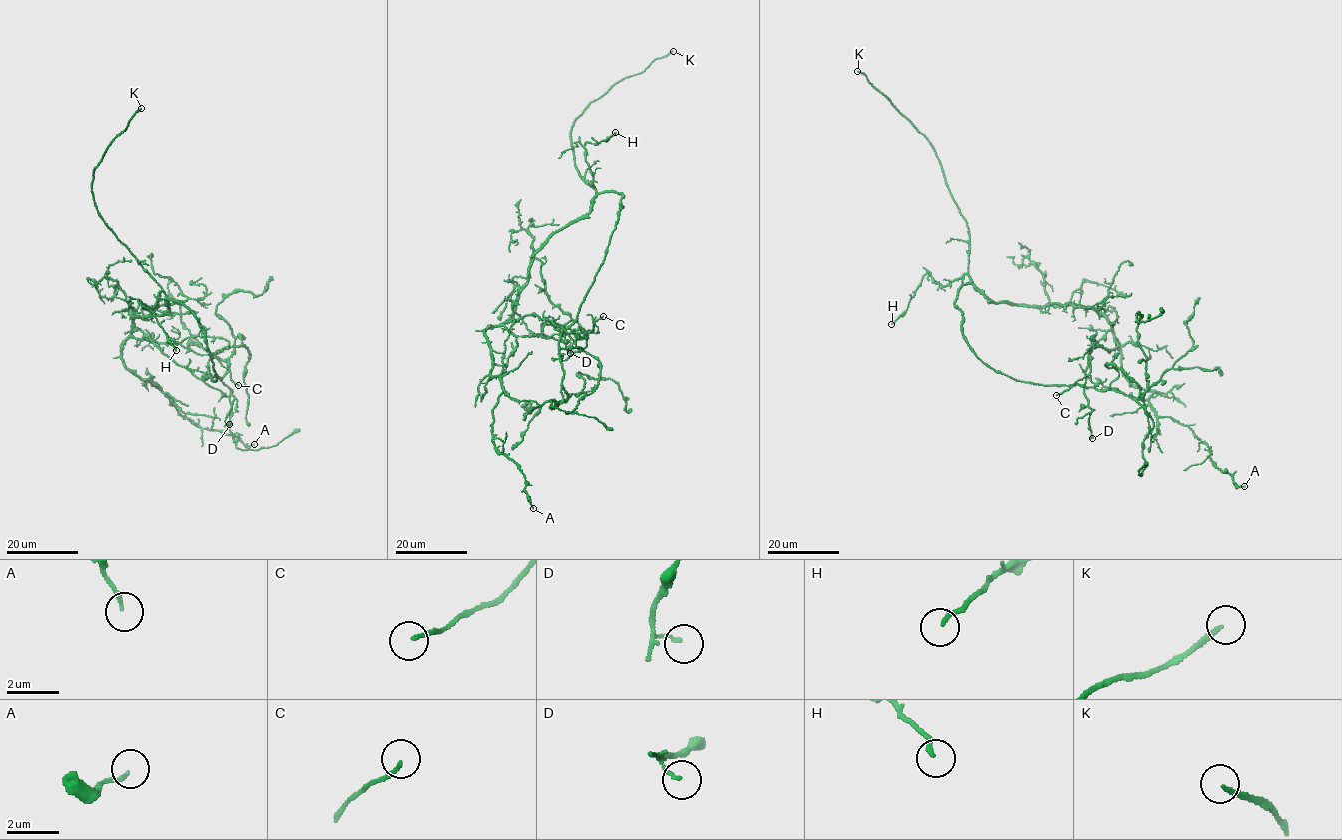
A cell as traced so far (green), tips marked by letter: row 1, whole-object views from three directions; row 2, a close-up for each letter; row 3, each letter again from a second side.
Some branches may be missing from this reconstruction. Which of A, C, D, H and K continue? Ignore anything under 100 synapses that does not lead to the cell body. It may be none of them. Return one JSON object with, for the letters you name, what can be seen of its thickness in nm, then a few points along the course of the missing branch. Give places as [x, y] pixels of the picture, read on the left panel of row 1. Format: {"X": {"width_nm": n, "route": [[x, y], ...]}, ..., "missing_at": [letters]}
{"K": {"width_nm": 180, "route": [[141, 108], [144, 98], [180, 56], [179, 47], [186, 42], [193, 49], [182, 116]]}, "missing_at": ["K"]}

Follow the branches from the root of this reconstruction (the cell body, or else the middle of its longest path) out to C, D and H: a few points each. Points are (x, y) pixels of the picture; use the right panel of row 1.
C: (971, 284), (997, 302), (1075, 305), (1106, 319), (1118, 346), (1091, 348), (1090, 372), (1056, 395)
D: (971, 284), (997, 302), (1075, 305), (1106, 319), (1110, 329), (1084, 372), (1092, 438)
H: (971, 284), (964, 274), (942, 286), (927, 272), (907, 310), (891, 324)

